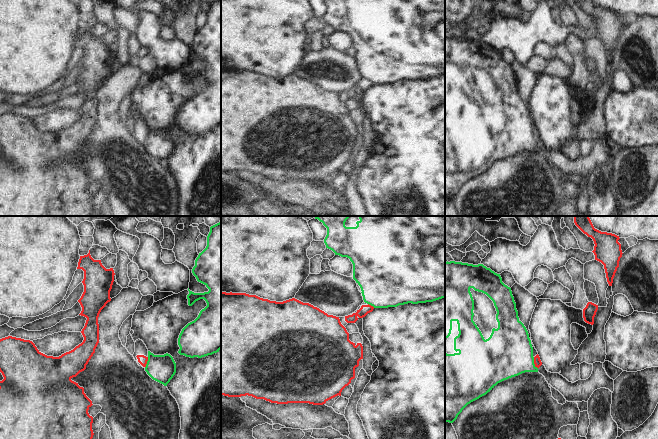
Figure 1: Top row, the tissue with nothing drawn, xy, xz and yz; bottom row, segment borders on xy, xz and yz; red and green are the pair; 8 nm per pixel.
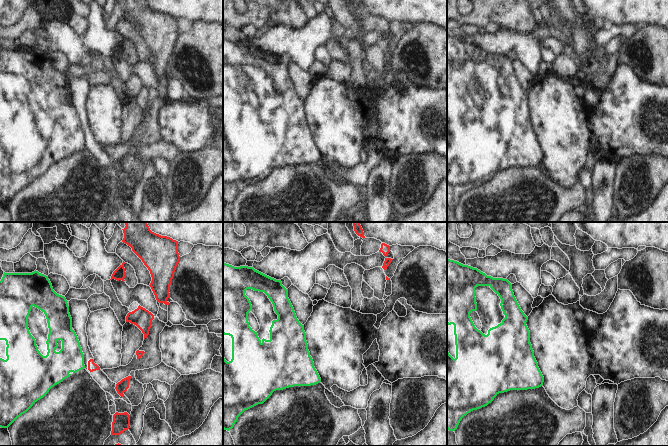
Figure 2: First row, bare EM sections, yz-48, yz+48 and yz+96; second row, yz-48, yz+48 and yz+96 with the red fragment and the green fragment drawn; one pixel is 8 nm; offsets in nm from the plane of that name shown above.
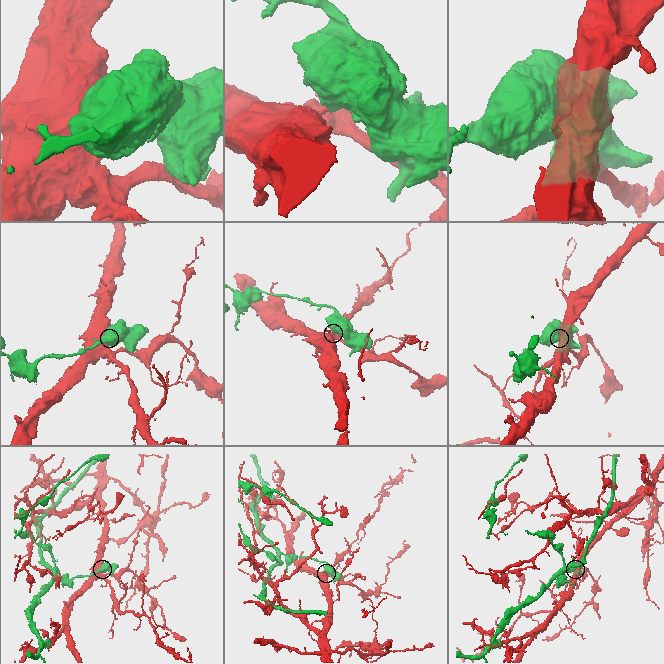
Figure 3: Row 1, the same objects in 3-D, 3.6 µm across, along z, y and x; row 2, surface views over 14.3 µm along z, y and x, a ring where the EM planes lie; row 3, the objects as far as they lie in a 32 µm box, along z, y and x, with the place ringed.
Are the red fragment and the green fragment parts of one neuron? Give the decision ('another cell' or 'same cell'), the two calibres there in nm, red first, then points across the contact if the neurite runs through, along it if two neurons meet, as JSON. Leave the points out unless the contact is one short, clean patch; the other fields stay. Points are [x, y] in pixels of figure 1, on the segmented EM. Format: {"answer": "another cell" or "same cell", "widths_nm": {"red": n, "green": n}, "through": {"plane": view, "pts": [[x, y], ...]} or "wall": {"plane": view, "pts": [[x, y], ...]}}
{"answer": "another cell", "widths_nm": {"red": 60, "green": 400}, "wall": {"plane": "yz", "pts": [[533, 357], [533, 363], [537, 368]]}}

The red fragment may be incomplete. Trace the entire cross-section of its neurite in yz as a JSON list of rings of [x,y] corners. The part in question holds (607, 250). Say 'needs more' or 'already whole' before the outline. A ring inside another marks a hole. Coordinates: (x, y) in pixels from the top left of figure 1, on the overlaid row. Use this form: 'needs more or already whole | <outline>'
already whole | [[[589,216],[573,217],[575,225],[593,239],[595,246],[592,252],[595,255],[595,260],[604,265],[607,282],[609,286],[612,286],[613,278],[623,254],[621,244],[618,242],[619,236],[595,229]]]

